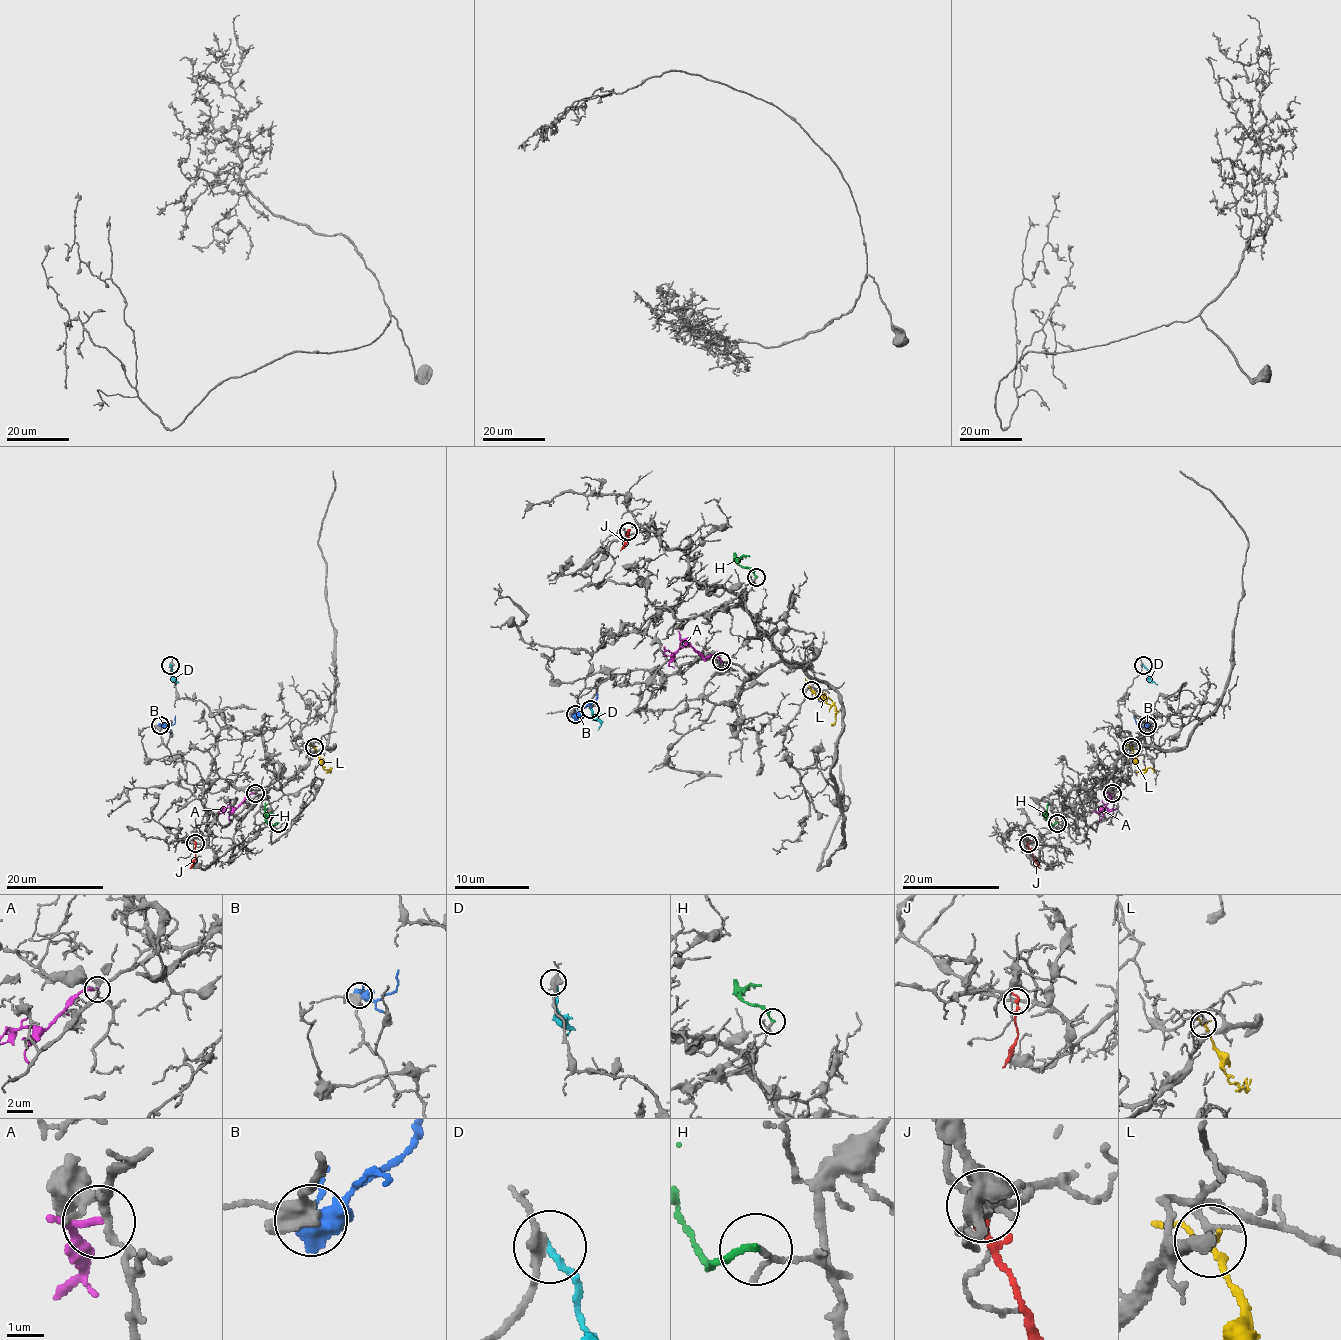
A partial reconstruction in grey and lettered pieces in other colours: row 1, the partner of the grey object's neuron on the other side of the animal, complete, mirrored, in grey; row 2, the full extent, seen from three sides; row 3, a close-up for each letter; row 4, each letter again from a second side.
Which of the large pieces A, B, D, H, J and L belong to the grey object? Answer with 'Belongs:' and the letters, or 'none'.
Belongs: L

